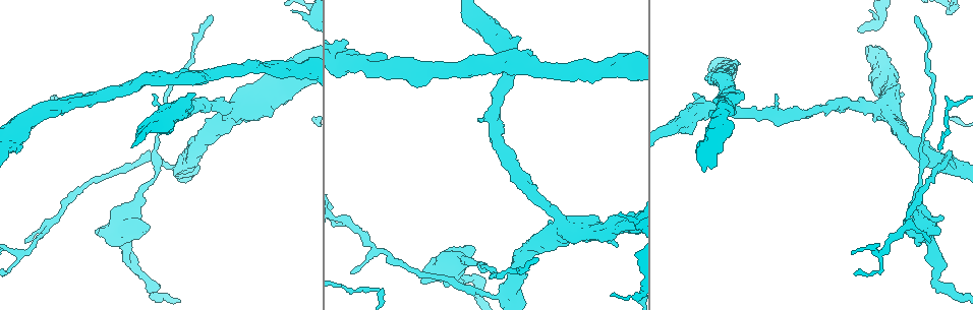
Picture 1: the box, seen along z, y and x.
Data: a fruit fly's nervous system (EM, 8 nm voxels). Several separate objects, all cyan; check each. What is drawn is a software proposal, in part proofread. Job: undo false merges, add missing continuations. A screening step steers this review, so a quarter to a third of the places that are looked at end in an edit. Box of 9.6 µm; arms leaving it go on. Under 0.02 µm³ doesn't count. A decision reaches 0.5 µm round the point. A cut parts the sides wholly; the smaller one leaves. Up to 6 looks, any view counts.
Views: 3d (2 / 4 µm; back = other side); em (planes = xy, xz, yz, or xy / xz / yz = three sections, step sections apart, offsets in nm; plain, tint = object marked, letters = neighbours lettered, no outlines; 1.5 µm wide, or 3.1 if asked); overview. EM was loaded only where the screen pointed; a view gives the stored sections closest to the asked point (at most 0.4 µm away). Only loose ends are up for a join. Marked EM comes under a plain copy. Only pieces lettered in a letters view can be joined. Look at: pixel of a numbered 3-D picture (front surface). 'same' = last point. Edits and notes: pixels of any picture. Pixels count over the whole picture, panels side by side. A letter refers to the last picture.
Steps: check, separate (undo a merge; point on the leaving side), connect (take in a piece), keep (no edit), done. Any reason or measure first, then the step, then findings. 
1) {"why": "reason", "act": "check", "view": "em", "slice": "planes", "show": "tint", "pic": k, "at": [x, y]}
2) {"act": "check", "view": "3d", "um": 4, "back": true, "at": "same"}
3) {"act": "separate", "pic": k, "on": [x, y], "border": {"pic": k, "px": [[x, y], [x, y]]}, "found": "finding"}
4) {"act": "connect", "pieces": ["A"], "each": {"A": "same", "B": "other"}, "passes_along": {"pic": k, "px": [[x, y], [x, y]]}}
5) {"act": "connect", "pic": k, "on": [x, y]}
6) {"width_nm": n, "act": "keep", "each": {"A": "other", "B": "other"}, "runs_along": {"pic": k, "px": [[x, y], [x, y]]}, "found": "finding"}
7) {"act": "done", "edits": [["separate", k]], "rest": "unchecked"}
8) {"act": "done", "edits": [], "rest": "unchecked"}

{"why": "thin end", "act": "check", "view": "3d", "um": 4, "pic": 1, "at": [212, 16]}

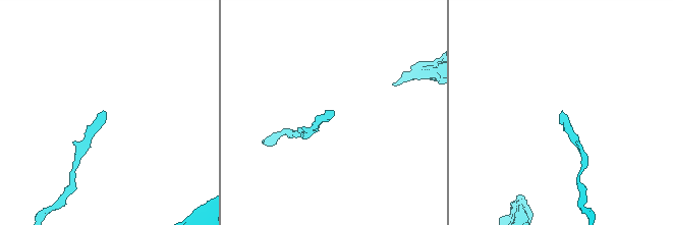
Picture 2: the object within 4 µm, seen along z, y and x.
{"why": "shape alone is not enough", "act": "check", "view": "em", "slice": "yz", "step": 4, "show": "letters", "pic": 2, "at": [104, 113]}

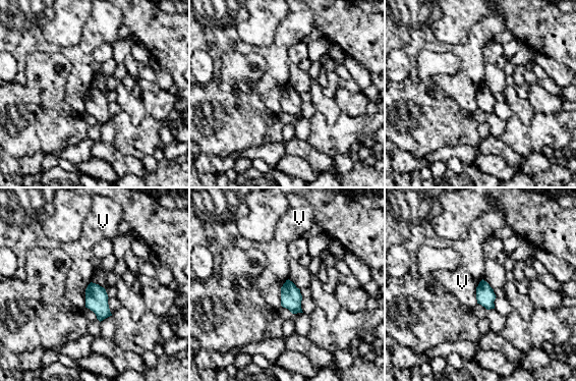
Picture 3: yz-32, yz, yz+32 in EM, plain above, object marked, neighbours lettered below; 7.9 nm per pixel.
{"act": "keep", "each": {"V": "other"}, "border": {"pic": 3, "px": [[288, 279], [281, 287], [281, 306]]}, "found": "none of them fits"}

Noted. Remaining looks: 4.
{"why": "abrupt turn", "act": "check", "view": "em", "slice": "planes", "show": "letters", "pic": 1, "at": [150, 282]}

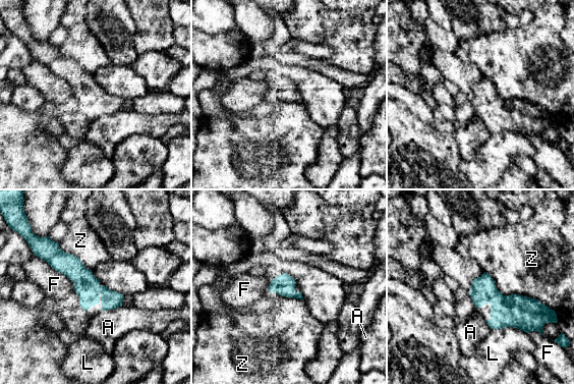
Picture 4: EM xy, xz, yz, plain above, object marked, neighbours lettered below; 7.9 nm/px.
{"act": "keep", "each": {"A": "other", "F": "other", "L": "other", "Z": "other"}, "found": "one neuron here"}

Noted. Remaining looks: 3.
{"act": "check", "view": "3d", "um": 2, "pic": 1, "at": [888, 64]}

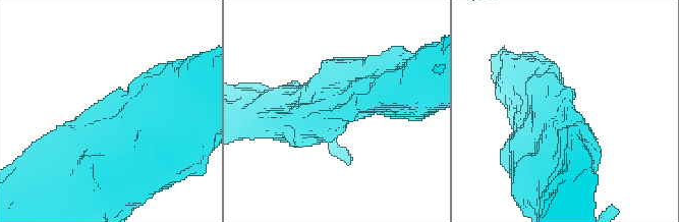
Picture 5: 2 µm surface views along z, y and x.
{"why": "shape alone is not enough", "act": "check", "view": "em", "slice": "planes", "show": "tint", "pic": 5, "at": [318, 114]}

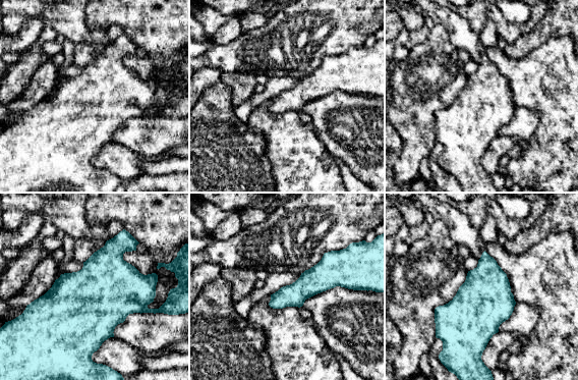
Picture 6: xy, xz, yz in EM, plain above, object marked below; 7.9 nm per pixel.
{"act": "check", "view": "em", "slice": "planes", "show": "letters", "at": "same"}

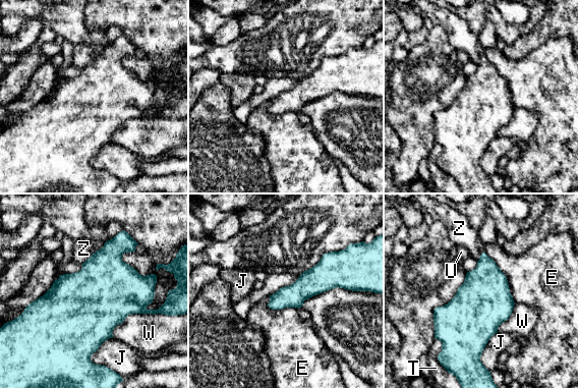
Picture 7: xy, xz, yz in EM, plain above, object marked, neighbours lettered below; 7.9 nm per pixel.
{"width_nm": 440, "act": "keep", "each": {"E": "other", "J": "other", "T": "other", "U": "other", "W": "other", "Z": "other"}, "border": {"pic": 7, "px": [[159, 313], [129, 314], [112, 337]]}, "found": "no lettered piece goes on from it"}

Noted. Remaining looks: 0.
{"act": "done", "edits": [], "rest": "unchecked"}

